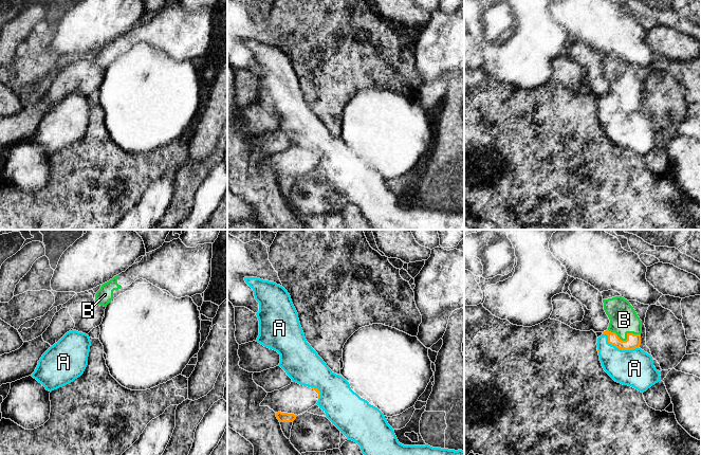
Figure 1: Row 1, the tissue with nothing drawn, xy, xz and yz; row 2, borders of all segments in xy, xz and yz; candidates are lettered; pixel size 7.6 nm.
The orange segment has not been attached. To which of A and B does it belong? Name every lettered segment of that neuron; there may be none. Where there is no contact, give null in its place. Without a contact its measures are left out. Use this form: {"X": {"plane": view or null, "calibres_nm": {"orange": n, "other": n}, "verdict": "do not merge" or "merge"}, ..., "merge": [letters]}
{"A": {"plane": "yz", "calibres_nm": {"orange": 110, "other": 280}, "verdict": "do not merge"}, "B": {"plane": "yz", "calibres_nm": {"orange": 110, "other": 220}, "verdict": "merge"}, "merge": ["B"]}

